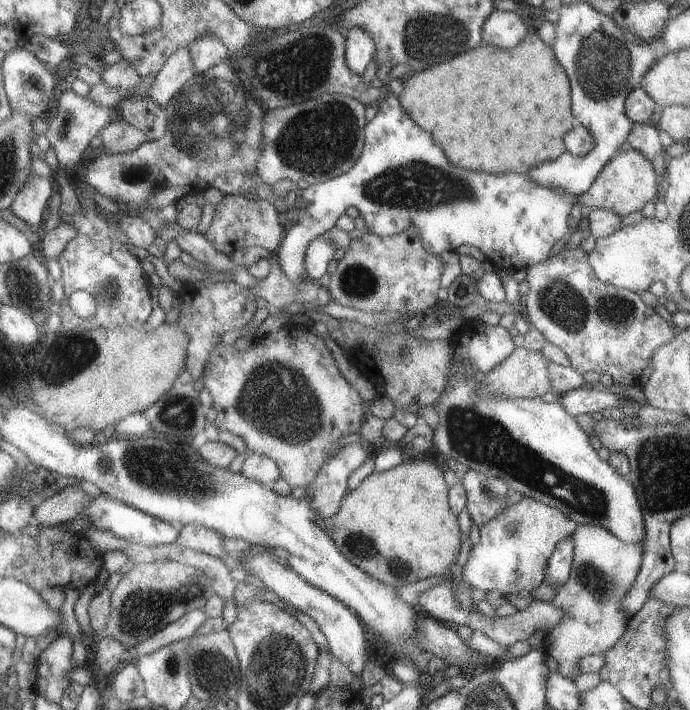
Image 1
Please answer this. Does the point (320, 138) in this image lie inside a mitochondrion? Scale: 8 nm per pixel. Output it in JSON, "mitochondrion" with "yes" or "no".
{"mitochondrion":"yes"}

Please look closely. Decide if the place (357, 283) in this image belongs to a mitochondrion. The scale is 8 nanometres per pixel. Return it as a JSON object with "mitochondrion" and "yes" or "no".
{"mitochondrion":"yes"}

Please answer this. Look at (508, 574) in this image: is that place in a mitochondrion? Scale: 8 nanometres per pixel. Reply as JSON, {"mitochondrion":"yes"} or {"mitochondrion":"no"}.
{"mitochondrion":"no"}

